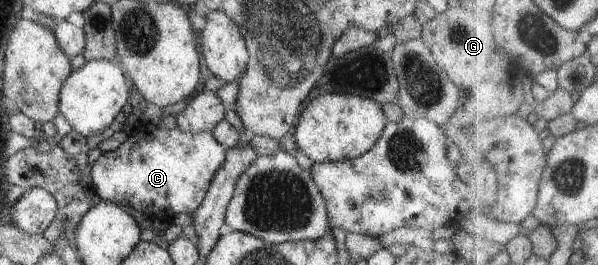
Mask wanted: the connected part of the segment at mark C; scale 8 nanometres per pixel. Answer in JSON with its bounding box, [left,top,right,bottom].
[90,121,225,225]

